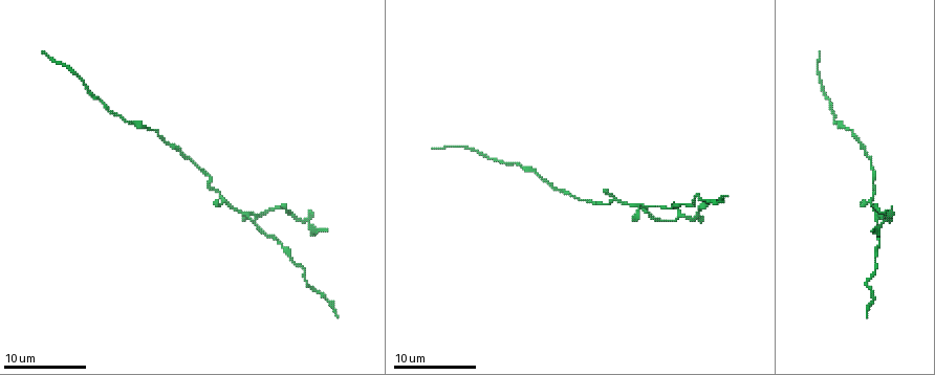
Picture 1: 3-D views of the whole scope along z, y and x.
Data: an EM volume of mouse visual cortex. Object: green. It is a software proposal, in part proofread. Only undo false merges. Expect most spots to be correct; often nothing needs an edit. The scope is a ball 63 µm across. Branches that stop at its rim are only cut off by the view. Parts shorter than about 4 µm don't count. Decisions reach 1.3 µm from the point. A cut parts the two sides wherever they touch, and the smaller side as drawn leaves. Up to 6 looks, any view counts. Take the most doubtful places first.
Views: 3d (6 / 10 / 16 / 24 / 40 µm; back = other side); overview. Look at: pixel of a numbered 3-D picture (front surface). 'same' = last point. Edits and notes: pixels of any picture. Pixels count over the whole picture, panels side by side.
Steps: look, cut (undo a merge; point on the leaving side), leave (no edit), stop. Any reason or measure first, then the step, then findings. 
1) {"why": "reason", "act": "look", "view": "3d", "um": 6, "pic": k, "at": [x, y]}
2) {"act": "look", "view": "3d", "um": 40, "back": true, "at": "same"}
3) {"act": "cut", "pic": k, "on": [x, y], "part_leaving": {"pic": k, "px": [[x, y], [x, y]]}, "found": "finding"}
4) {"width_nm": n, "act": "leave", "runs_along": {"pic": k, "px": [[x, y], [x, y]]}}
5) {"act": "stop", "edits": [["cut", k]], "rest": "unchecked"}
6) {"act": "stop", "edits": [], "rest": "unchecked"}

{"why": "looks like a crossing", "act": "look", "view": "3d", "um": 10, "pic": 1, "at": [639, 206]}

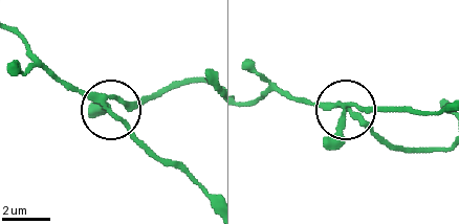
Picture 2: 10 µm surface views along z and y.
{"width_nm": 210, "act": "cut", "pic": 2, "on": [131, 108], "part_leaving": {"pic": 2, "px": [[339, 103], [397, 147], [445, 151]]}, "found": "a second neuron is stuck on"}

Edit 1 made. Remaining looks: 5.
{"why": "a narrow waist", "act": "look", "view": "3d", "um": 10, "pic": 1, "at": [874, 194]}

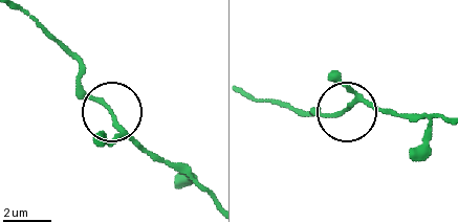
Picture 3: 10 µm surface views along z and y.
{"width_nm": 160, "act": "leave", "runs_along": {"pic": 3, "px": [[58, 41], [78, 63], [82, 87], [156, 157]]}, "found": "one neuron here"}

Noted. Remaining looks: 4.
{"why": "thick turns thin", "act": "look", "view": "3d", "um": 10, "pic": 1, "at": [292, 259]}

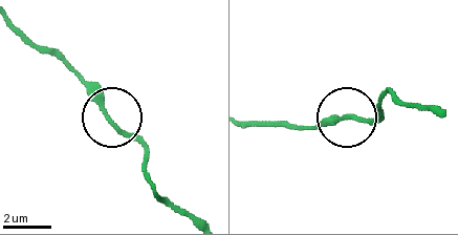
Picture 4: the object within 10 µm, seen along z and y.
{"why": "other side", "act": "look", "view": "3d", "um": 10, "back": true, "pic": 4, "at": [341, 117]}

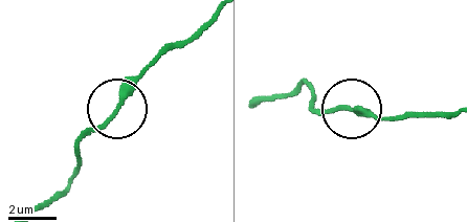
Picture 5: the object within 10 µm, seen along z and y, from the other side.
{"act": "leave", "runs_along": {"pic": 5, "px": [[215, 13], [191, 37], [167, 48], [130, 96], [76, 149]]}, "found": "continuous, no second neuron"}

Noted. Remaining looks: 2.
{"act": "stop", "edits": [["cut", 2]], "rest": "unchecked"}

